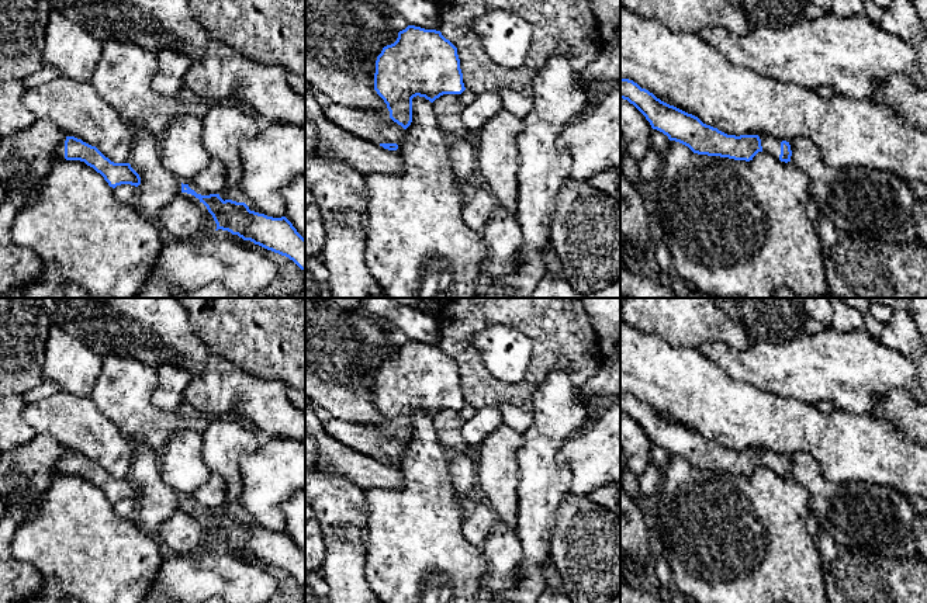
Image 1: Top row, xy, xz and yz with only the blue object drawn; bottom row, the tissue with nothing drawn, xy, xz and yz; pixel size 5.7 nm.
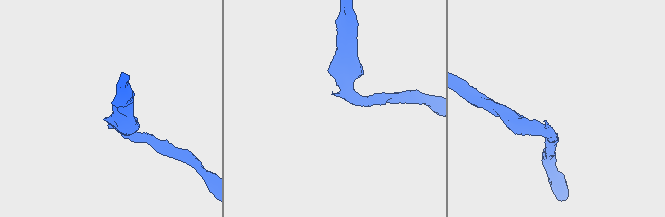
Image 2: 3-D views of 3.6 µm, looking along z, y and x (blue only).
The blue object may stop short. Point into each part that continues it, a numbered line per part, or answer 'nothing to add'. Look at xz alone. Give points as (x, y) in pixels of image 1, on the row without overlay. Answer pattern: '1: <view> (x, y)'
1: xz (377, 443)

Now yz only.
1: yz (771, 460)

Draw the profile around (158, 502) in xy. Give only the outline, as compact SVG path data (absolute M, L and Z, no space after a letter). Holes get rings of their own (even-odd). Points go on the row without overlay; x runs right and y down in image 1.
M134 439L129 479L139 489L134 520L148 536L159 541L160 526L181 507L181 498L160 476L160 455L142 439Z

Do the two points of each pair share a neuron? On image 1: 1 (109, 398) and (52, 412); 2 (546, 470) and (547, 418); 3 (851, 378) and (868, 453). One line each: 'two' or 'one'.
1: two
2: one
3: two

